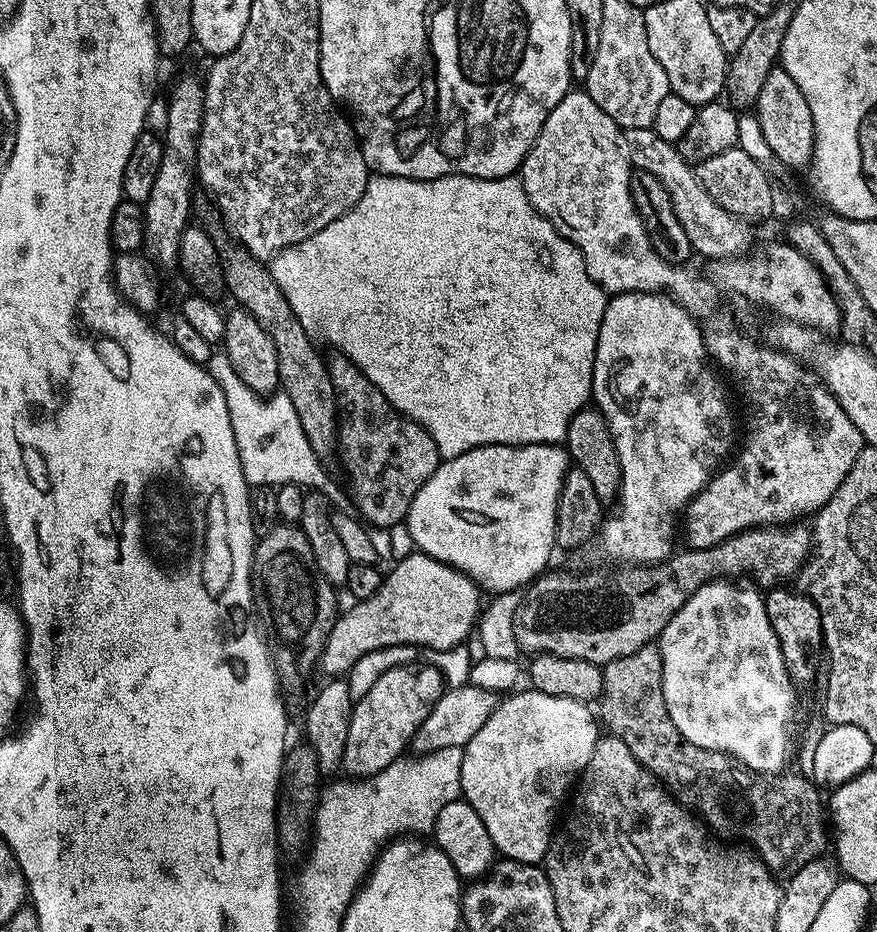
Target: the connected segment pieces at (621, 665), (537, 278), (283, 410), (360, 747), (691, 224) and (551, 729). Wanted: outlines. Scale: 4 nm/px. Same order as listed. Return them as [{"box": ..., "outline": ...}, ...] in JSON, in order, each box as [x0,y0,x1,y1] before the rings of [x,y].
[{"box":[598,643,830,874],"outline":[[[655,643],[634,650],[634,654],[611,660],[609,664],[603,665],[603,669],[602,694],[598,701],[599,723],[603,727],[605,724],[608,727],[605,729],[611,735],[626,742],[626,746],[630,746],[630,754],[634,754],[640,765],[650,770],[665,788],[675,793],[685,805],[693,804],[704,815],[703,823],[709,829],[712,827],[720,836],[729,836],[732,840],[745,840],[746,843],[752,844],[748,845],[751,851],[759,856],[760,861],[774,874],[793,874],[802,870],[807,863],[819,860],[825,855],[824,847],[827,844],[829,847],[830,844],[826,804],[822,796],[820,800],[821,789],[807,775],[795,776],[792,770],[783,774],[755,772],[730,754],[706,750],[682,738],[678,726],[670,722],[666,698],[662,698],[662,654]]]},{"box":[270,175,610,461],"outline":[[[369,175],[362,198],[358,198],[358,202],[352,209],[334,218],[330,226],[322,226],[322,230],[310,234],[302,242],[291,244],[288,248],[277,252],[270,261],[270,271],[274,282],[278,282],[278,290],[282,290],[286,302],[290,302],[290,310],[294,310],[298,322],[302,322],[302,330],[308,332],[308,337],[313,342],[320,343],[321,340],[322,343],[329,344],[330,347],[336,348],[332,350],[339,350],[349,360],[354,361],[364,371],[366,378],[370,378],[370,382],[374,382],[374,386],[382,390],[382,394],[400,415],[408,417],[416,424],[421,424],[428,431],[430,438],[434,438],[441,461],[458,458],[458,454],[466,454],[466,450],[474,450],[487,444],[560,444],[568,439],[570,418],[574,418],[574,414],[578,414],[581,408],[592,400],[594,354],[598,346],[598,330],[602,330],[602,318],[606,314],[606,306],[610,299],[609,293],[600,288],[598,282],[590,278],[590,274],[586,274],[586,262],[580,251],[565,236],[559,236],[550,221],[542,214],[538,214],[538,210],[534,210],[522,182],[515,175],[503,176],[497,180],[483,180],[473,176],[443,176],[433,180],[411,180],[401,176]]]},{"box":[206,350,318,486],"outline":[[[223,350],[213,351],[206,367],[214,382],[218,382],[222,394],[226,394],[226,410],[230,410],[230,426],[236,427],[238,458],[249,486],[281,486],[314,479],[318,461],[314,450],[308,448],[306,434],[300,432],[300,423],[292,414],[292,404],[286,393],[277,390],[269,398],[250,390],[250,386],[233,373],[228,355]]]},{"box":[341,662,446,777],"outline":[[[431,662],[420,663],[400,664],[397,668],[386,670],[386,674],[382,674],[382,678],[378,678],[378,682],[374,682],[373,688],[366,693],[366,698],[355,701],[341,760],[343,771],[349,777],[373,776],[401,759],[418,726],[426,722],[430,710],[434,710],[438,698],[446,691],[439,670]]]},{"box":[626,127,753,262],"outline":[[[652,127],[629,128],[626,148],[633,169],[654,174],[654,178],[666,186],[666,194],[670,194],[670,202],[674,202],[674,214],[678,214],[678,222],[682,222],[682,230],[686,230],[686,238],[690,238],[690,246],[697,257],[709,256],[712,262],[731,260],[734,256],[745,255],[753,247],[753,225],[730,214],[730,210],[722,210],[722,206],[718,206],[718,202],[706,194],[706,186],[702,186],[697,178],[695,167],[682,158],[676,144],[666,142],[666,138],[658,138]]]},{"box":[460,690,598,865],"outline":[[[535,690],[520,691],[505,695],[508,697],[497,703],[490,718],[486,718],[482,725],[482,730],[478,730],[478,734],[474,734],[474,738],[464,745],[460,791],[463,799],[478,810],[478,818],[486,822],[486,834],[490,834],[492,845],[503,859],[539,865],[548,853],[554,835],[551,812],[559,806],[568,787],[570,792],[577,783],[584,767],[590,762],[590,754],[594,754],[598,720],[585,701]]]}]

